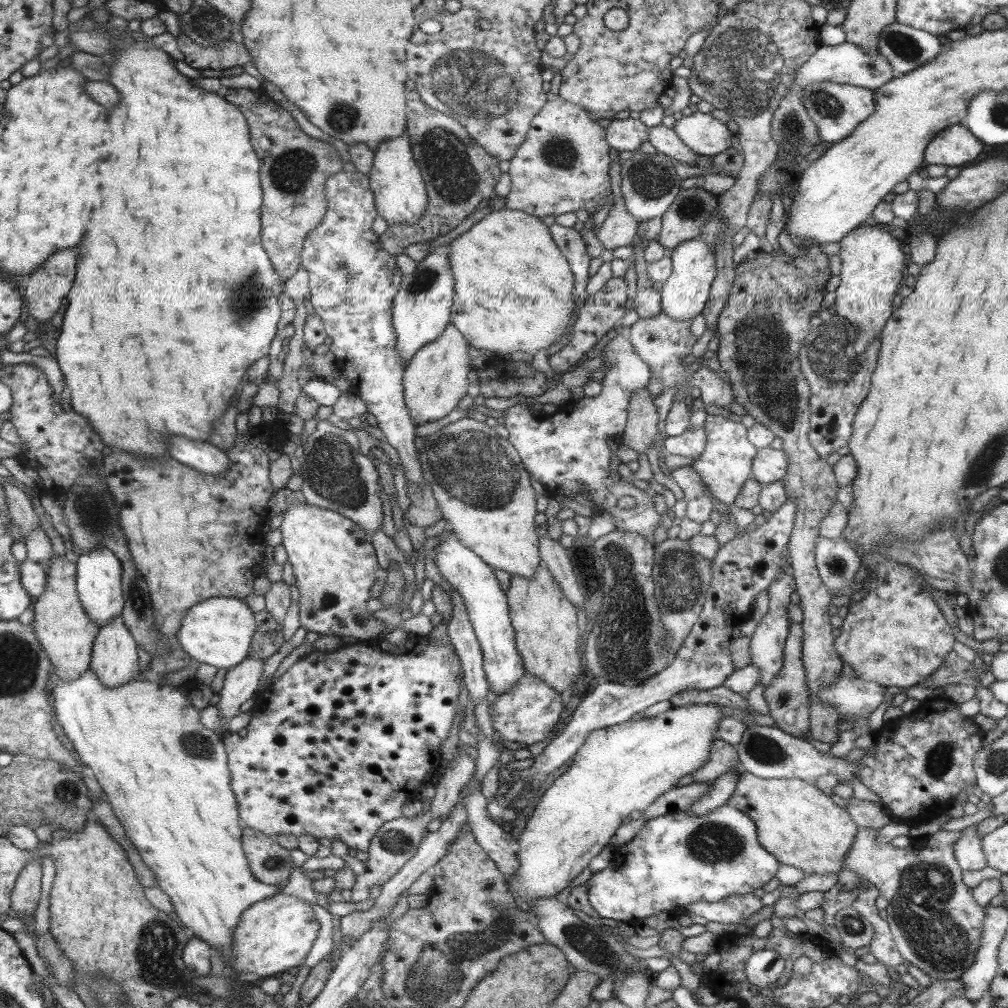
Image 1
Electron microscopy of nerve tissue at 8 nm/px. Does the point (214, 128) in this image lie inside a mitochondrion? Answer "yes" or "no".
no

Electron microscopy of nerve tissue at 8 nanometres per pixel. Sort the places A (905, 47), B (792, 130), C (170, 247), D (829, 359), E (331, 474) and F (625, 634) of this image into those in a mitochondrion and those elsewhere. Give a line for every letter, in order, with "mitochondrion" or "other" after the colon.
A: mitochondrion
B: mitochondrion
C: other
D: mitochondrion
E: mitochondrion
F: mitochondrion

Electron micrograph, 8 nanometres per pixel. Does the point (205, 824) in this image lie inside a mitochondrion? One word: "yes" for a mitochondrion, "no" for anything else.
no

